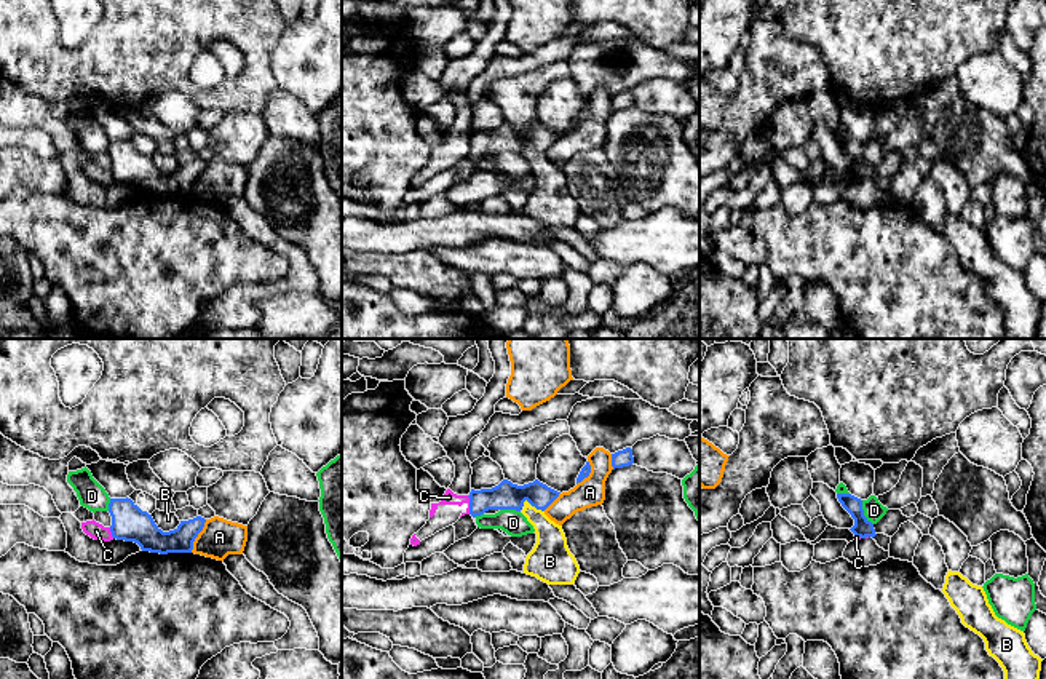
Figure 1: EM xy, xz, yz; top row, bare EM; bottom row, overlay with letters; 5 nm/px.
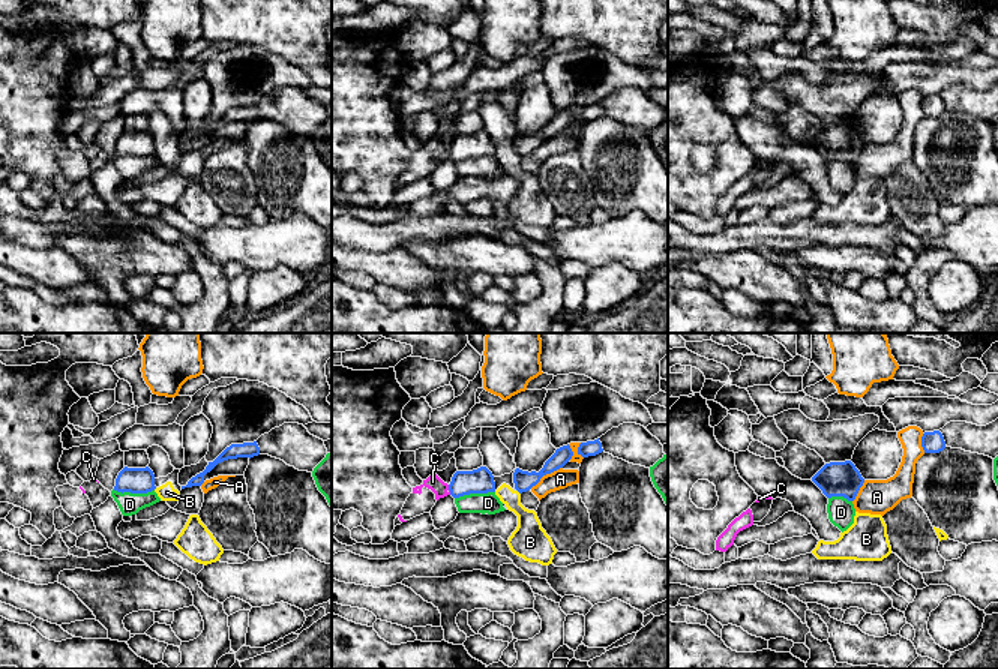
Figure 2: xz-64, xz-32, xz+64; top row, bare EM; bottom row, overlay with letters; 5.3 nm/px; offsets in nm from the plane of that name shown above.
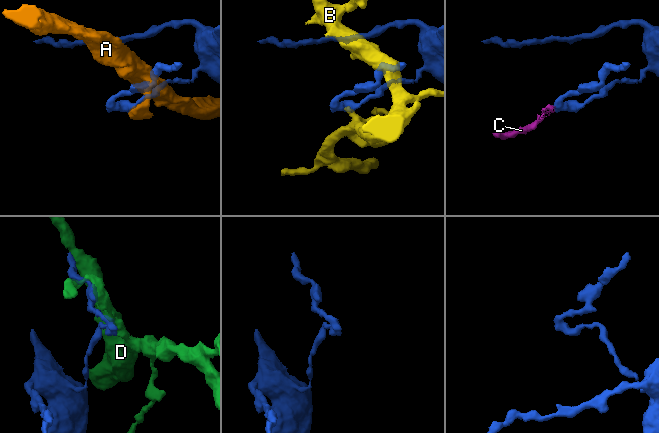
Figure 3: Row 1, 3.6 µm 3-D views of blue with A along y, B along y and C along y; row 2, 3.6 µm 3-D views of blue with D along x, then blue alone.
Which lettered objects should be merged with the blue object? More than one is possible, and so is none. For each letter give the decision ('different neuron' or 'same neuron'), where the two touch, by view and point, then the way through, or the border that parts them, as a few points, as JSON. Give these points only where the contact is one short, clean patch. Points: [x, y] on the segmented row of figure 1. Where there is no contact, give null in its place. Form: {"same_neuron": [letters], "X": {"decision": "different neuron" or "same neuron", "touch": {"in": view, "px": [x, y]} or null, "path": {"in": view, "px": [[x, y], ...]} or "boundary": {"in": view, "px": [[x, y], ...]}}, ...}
{"same_neuron": [], "A": {"decision": "different neuron", "touch": {"in": "xy", "px": [197, 536]}}, "B": {"decision": "different neuron", "touch": {"in": "xz", "px": [534, 505]}}, "C": {"decision": "different neuron", "touch": {"in": "xz", "px": [470, 505]}, "boundary": {"in": "xz", "px": [[467, 496], [470, 513]]}}, "D": {"decision": "different neuron", "touch": {"in": "yz", "px": [863, 513]}}}

